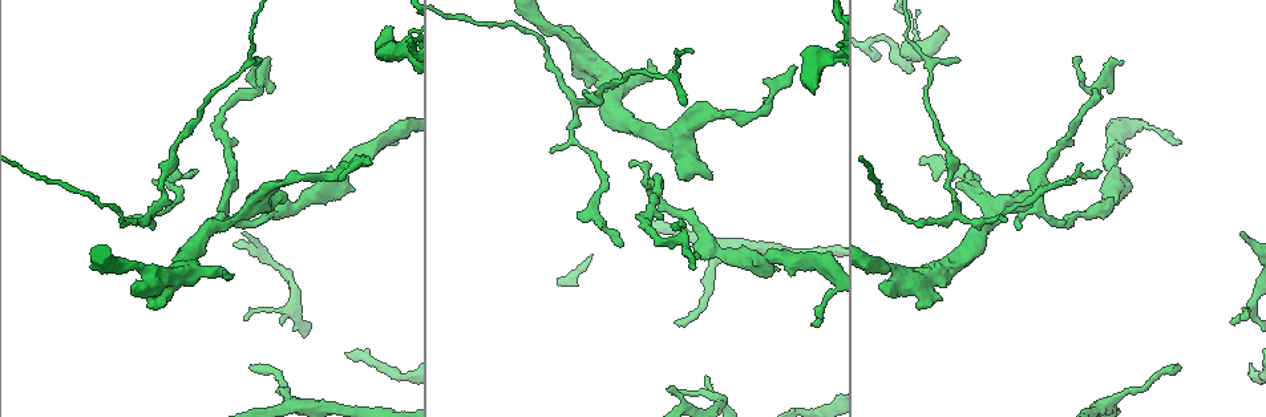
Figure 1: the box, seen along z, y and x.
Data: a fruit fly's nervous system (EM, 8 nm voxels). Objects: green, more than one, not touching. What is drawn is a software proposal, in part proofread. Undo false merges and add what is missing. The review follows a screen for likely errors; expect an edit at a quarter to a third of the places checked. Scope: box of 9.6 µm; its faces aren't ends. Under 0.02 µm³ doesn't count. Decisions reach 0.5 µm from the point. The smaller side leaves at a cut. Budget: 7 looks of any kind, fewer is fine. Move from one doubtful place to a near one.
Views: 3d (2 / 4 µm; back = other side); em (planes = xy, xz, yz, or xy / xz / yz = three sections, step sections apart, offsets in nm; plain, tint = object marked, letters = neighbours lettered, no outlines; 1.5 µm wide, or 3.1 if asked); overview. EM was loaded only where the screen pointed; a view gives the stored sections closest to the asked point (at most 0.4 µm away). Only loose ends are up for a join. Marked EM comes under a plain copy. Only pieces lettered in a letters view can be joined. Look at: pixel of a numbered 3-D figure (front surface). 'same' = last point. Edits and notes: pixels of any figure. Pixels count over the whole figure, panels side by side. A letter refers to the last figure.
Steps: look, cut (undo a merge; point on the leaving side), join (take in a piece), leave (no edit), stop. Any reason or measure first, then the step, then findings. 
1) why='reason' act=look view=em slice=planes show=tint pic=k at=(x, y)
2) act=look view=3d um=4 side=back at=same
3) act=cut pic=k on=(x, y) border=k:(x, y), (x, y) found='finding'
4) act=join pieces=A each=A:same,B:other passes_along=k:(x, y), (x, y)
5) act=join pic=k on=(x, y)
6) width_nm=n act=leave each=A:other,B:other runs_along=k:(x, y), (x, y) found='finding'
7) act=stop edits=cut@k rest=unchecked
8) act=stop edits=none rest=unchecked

why='free end' act=look view=em slice=planes show=letters pic=1 at=(250, 367)

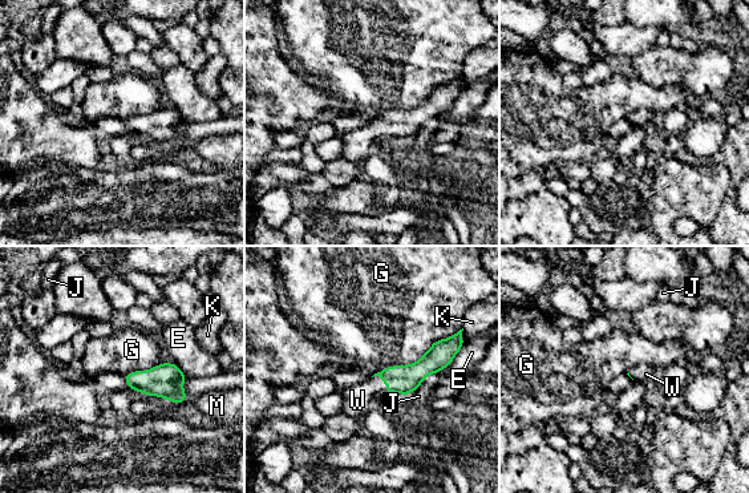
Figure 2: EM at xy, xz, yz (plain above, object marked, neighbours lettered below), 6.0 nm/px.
act=join pieces=W each=E:other,G:other,J:other,K:other,M:other,W:same passes_along=2:(404, 379), (384, 382), (357, 400) found='the neuron continues'

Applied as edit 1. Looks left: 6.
act=look view=overview

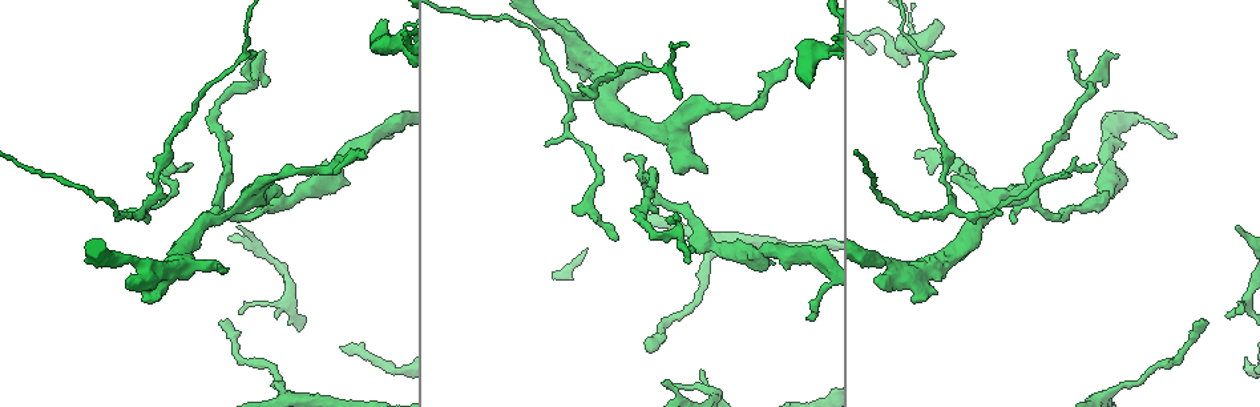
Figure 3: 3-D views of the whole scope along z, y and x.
why='branch stops here' act=look view=3d um=2 pic=3 at=(688, 262)

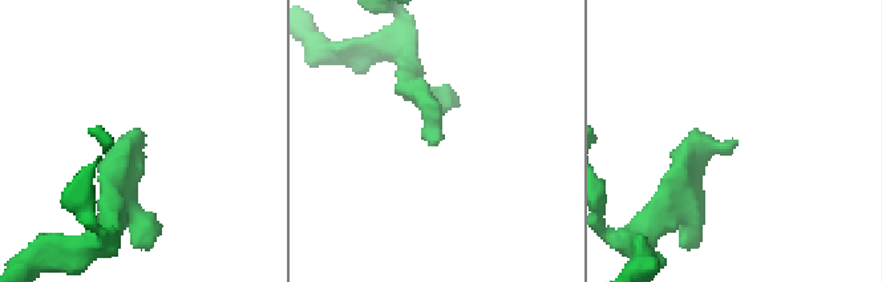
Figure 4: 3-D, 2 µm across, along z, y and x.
act=look view=em slice=planes show=letters pic=4 at=(141, 141)

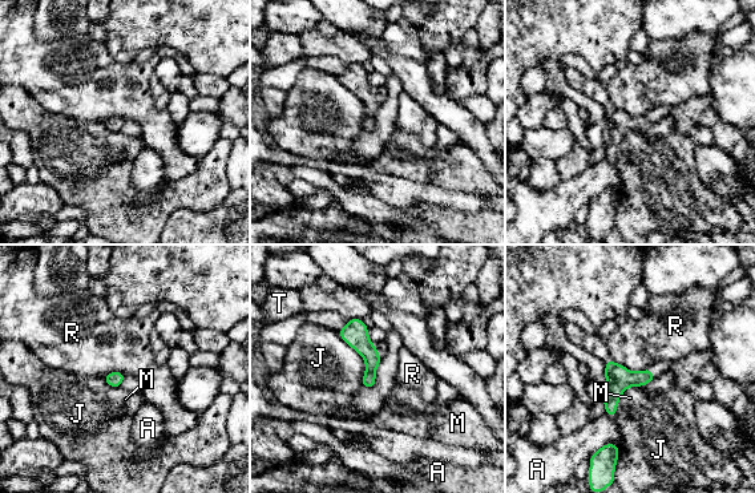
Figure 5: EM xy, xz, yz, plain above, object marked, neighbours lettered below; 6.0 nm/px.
act=leave each=A:other,J:other,M:other,R:other,T:other found='none of them fits'

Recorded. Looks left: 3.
why='branch stops here' act=look view=3d um=2 pic=3 at=(938, 22)

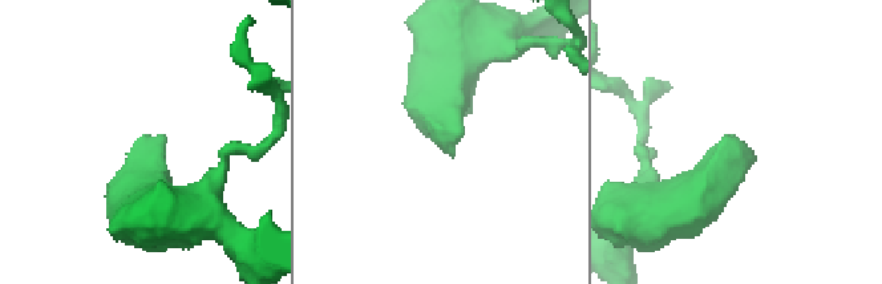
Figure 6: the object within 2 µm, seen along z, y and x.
act=look view=em slice=xz step=8 show=tint pic=6 at=(462, 127)

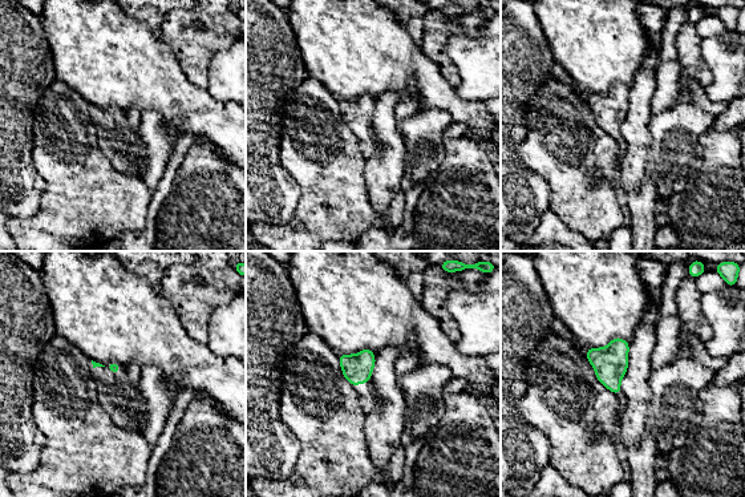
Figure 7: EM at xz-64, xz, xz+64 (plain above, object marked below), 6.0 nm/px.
act=look view=em slice=planes show=letters at=same

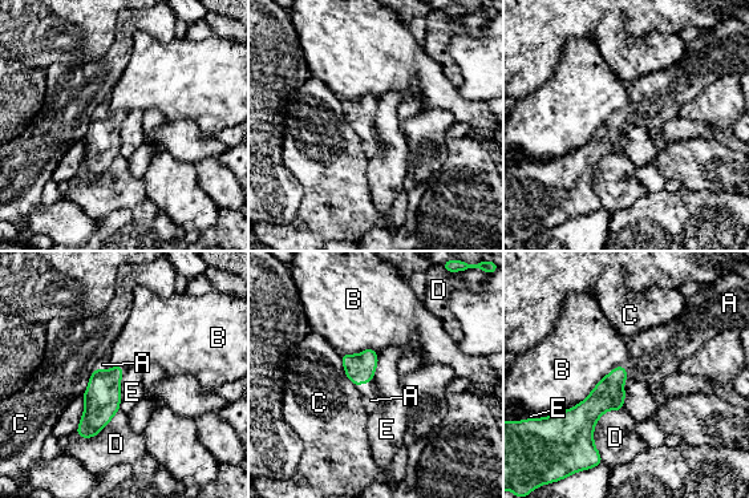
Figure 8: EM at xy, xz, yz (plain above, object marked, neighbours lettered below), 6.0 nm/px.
width_nm=180 act=join pieces=A each=A:same,B:other,C:other,D:other,E:other passes_along=8:(359, 368), (364, 381), (371, 400) found='the neuron continues'

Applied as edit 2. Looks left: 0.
act=stop edits=join@2,join@8 rest=unchecked

